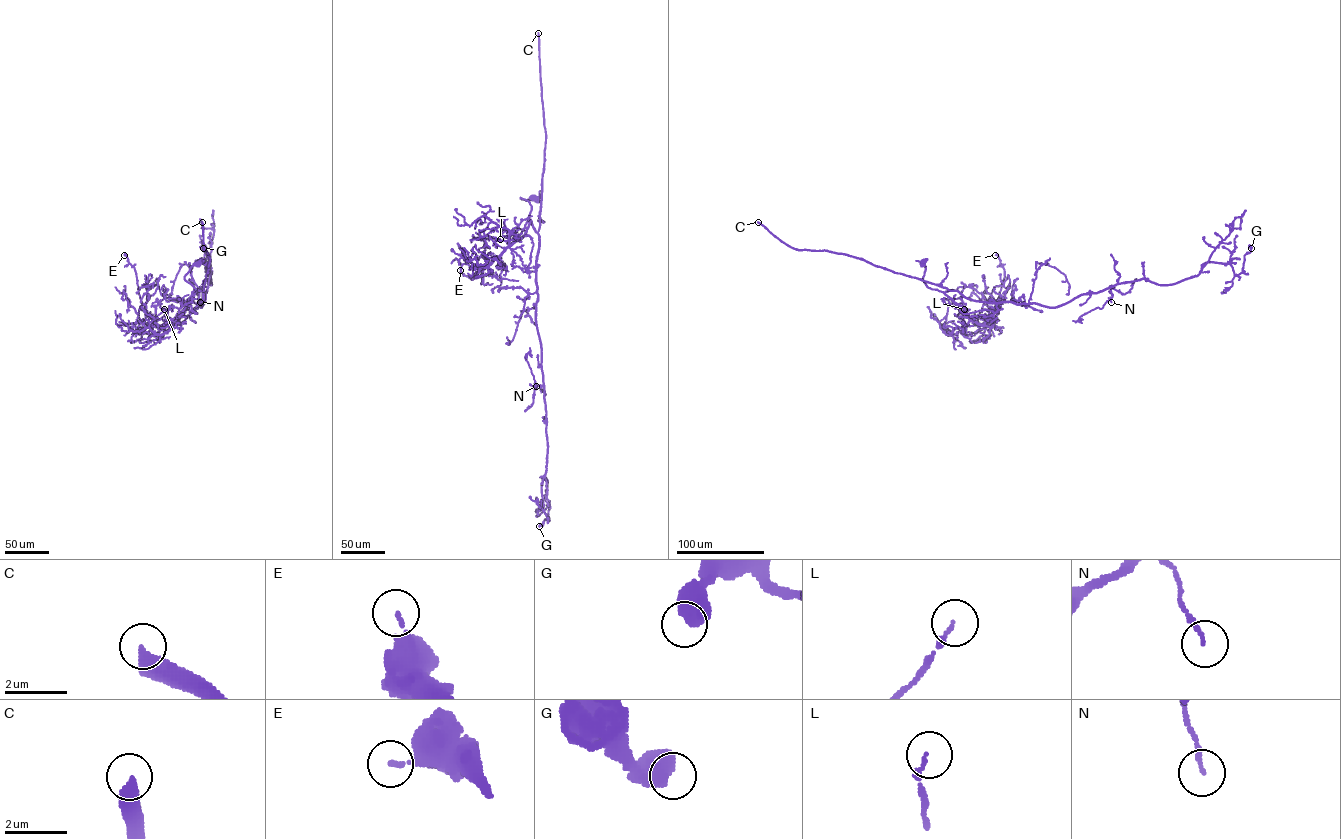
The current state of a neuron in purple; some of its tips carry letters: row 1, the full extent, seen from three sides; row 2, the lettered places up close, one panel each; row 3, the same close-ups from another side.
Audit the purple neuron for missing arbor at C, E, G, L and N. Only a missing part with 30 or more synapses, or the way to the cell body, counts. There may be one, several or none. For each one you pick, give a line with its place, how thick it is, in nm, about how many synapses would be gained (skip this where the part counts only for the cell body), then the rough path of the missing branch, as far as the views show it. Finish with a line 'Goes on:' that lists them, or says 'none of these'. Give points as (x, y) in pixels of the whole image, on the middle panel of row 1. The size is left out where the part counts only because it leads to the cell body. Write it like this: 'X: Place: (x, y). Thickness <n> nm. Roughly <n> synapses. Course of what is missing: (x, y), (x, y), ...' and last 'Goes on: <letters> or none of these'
C: Place: (538, 33). Thickness 420 nm. Roughly 600 synapses
Goes on: C

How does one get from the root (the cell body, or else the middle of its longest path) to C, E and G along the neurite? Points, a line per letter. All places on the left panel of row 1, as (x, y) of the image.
C: (198, 263), (184, 277), (195, 289), (181, 313), (194, 292), (204, 290), (209, 258), (204, 249), (202, 222)
E: (198, 263), (194, 264), (184, 277), (195, 289), (182, 312), (158, 325), (142, 308), (135, 269), (124, 255)
G: (198, 263), (184, 277), (195, 289), (181, 313), (197, 290), (201, 307), (210, 279), (211, 284), (203, 248)

